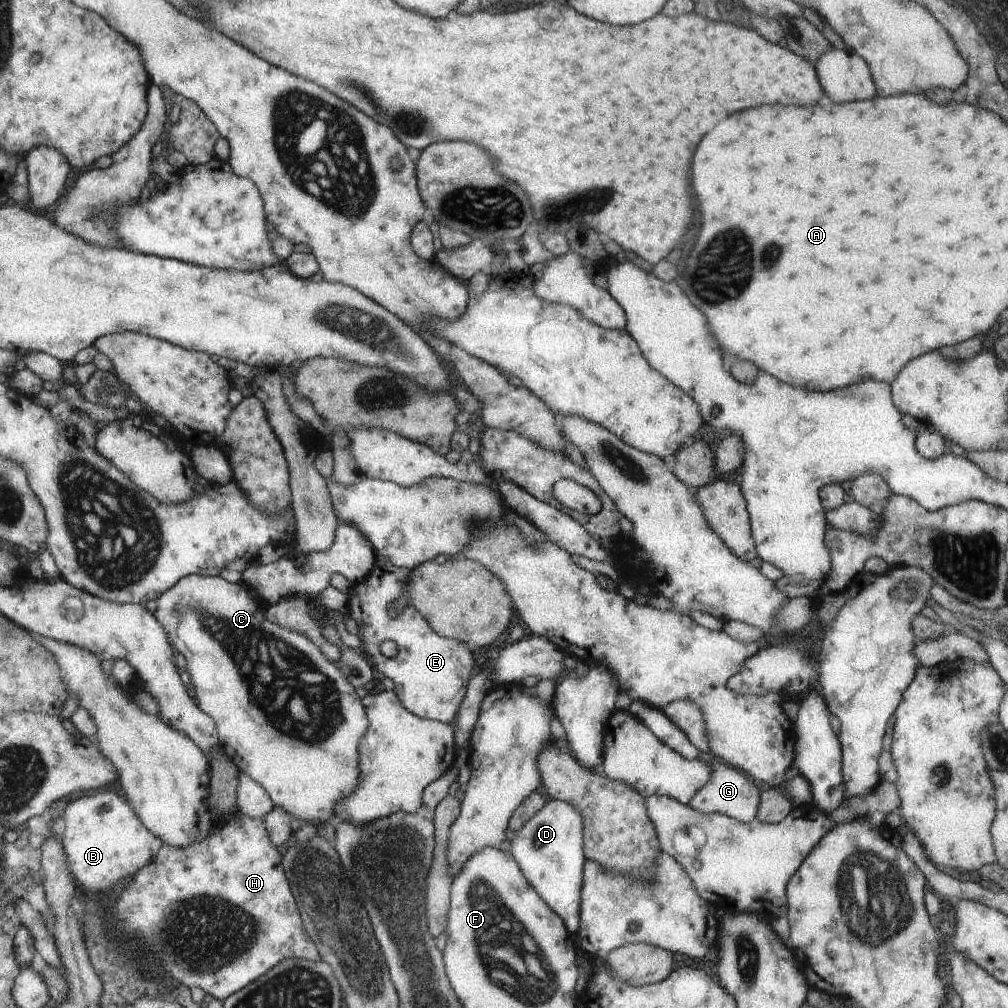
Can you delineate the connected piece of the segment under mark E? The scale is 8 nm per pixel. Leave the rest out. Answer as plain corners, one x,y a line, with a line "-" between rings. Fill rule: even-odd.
377,558
374,568
370,570
365,580
352,586
349,592
348,614
352,617
360,628
360,637
363,642
362,650
365,655
371,657
372,665
378,672
392,679
394,682
394,692
398,695
400,702
409,713
415,714
421,719
432,719
447,725
454,724
457,712
464,696
466,696
468,681
472,678
472,668
474,659
472,653
463,642
458,640
448,640
436,634
426,619
410,605
402,608
398,614
390,614
390,606
404,594
407,577
411,569
403,569
394,566
390,561
-
391,640
397,644
398,654
393,658
386,658
379,649
381,642

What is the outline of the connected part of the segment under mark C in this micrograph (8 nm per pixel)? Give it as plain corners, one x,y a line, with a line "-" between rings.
220,575
185,576
170,590
163,592
156,599
156,604
156,612
153,615
166,631
173,648
186,659
186,671
190,674
191,683
194,686
198,708
201,708
201,711
215,722
224,754
233,761
240,772
244,771
256,779
258,784
266,790
272,802
286,809
290,816
306,823
334,822
335,804
354,793
359,785
359,742
369,727
364,707
356,695
356,689
344,678
336,664
328,660
304,633
289,631
270,622
270,619
265,617
264,605
253,601
242,584
226,582

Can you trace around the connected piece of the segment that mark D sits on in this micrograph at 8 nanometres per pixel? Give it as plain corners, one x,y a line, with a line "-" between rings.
549,798
516,834
511,842
511,855
516,859
526,880
564,921
573,936
578,932
583,866
583,816
572,803

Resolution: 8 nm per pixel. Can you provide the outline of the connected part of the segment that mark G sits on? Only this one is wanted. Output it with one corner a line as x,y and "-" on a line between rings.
715,758
707,765
711,769
709,781
700,790
697,790
688,805
699,813
720,813
740,822
749,823
756,819
758,803
760,802
758,787
738,769
730,768

